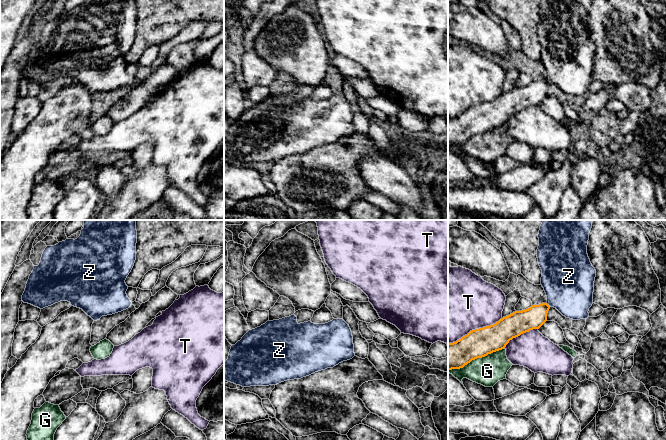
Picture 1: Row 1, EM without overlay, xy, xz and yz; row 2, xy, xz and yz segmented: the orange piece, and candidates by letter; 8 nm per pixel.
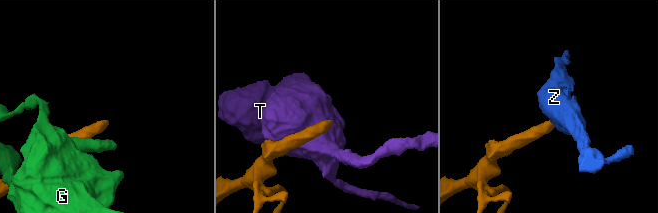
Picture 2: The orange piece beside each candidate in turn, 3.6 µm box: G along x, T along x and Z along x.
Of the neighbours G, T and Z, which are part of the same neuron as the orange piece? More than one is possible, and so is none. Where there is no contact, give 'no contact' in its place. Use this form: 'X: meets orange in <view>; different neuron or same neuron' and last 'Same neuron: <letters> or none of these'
G: meets orange in yz; different neuron
T: meets orange in yz; different neuron
Z: meets orange in yz; same neuron
Same neuron: Z

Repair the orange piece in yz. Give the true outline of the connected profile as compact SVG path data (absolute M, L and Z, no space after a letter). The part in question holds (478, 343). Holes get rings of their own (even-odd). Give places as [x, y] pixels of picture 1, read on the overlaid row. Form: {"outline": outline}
{"outline": "M543 220L537 258L547 302L515 311L493 325L448 343L448 371L502 350L510 340L547 321L551 307L572 320L587 319L593 304L596 270L587 254L593 220Z"}

